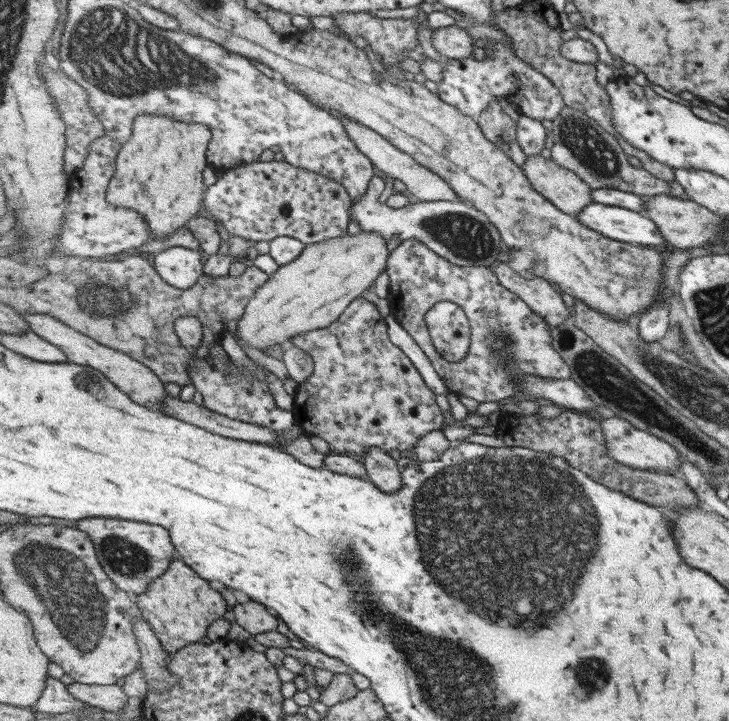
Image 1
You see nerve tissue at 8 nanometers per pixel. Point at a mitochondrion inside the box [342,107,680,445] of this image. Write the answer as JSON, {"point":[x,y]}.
{"point":[587,144]}

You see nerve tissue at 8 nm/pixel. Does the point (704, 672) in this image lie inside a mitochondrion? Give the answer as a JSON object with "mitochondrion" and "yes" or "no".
{"mitochondrion":"no"}

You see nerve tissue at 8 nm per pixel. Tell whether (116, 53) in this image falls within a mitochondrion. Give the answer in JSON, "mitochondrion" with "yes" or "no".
{"mitochondrion":"yes"}

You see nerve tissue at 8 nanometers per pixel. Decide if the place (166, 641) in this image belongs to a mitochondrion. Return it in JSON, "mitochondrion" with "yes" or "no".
{"mitochondrion":"no"}

